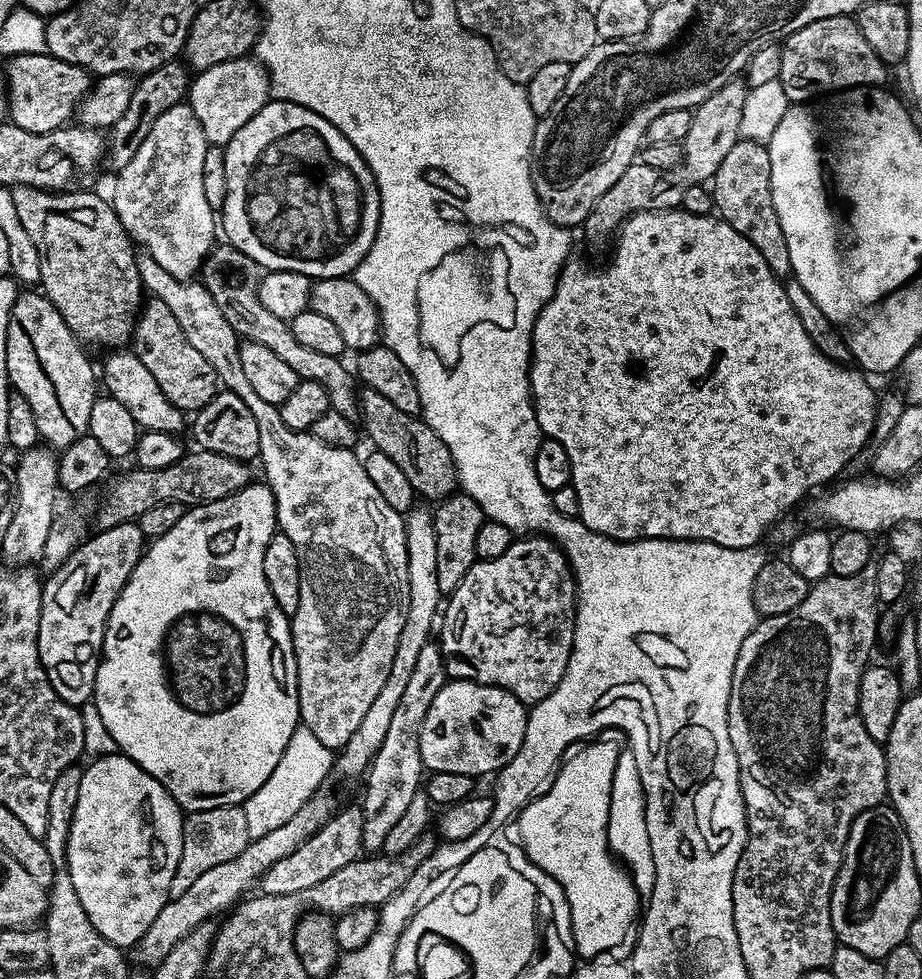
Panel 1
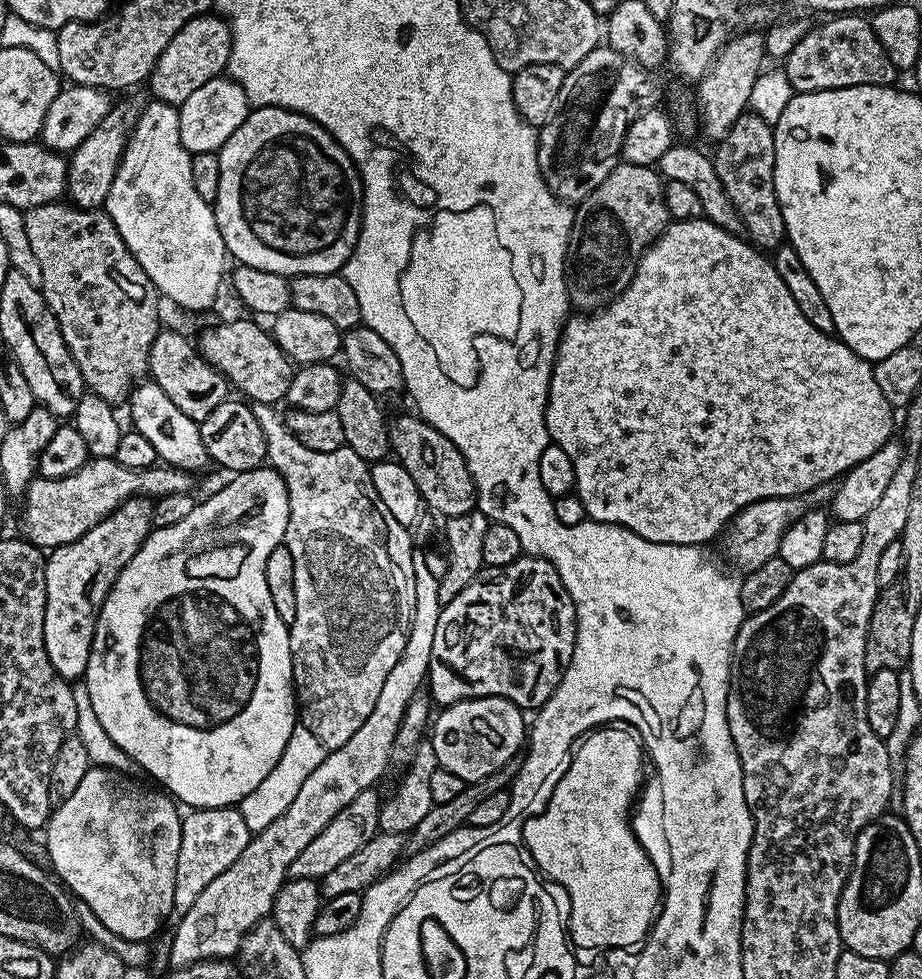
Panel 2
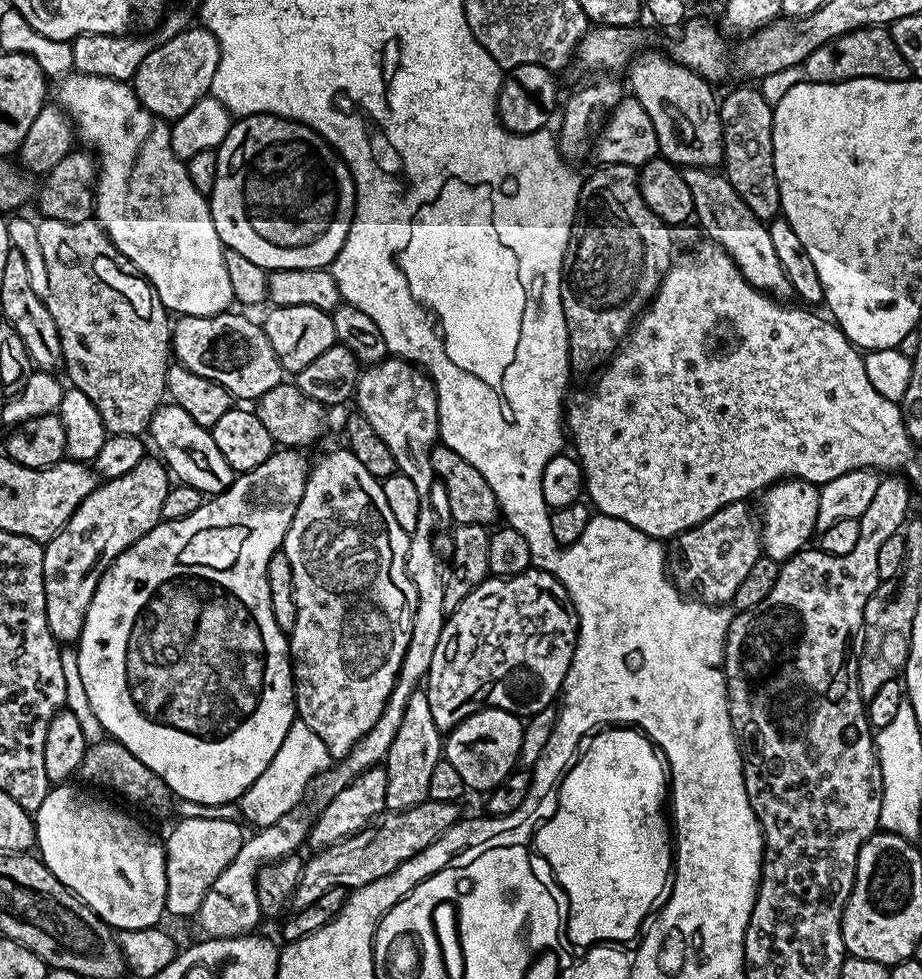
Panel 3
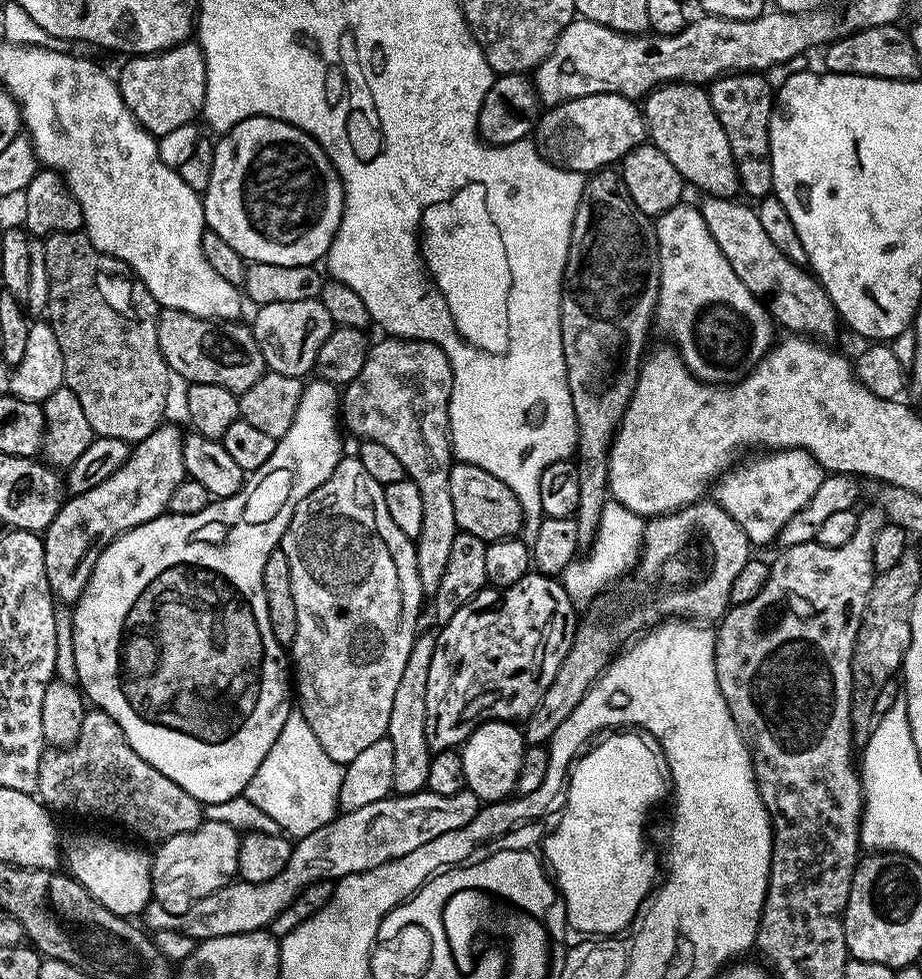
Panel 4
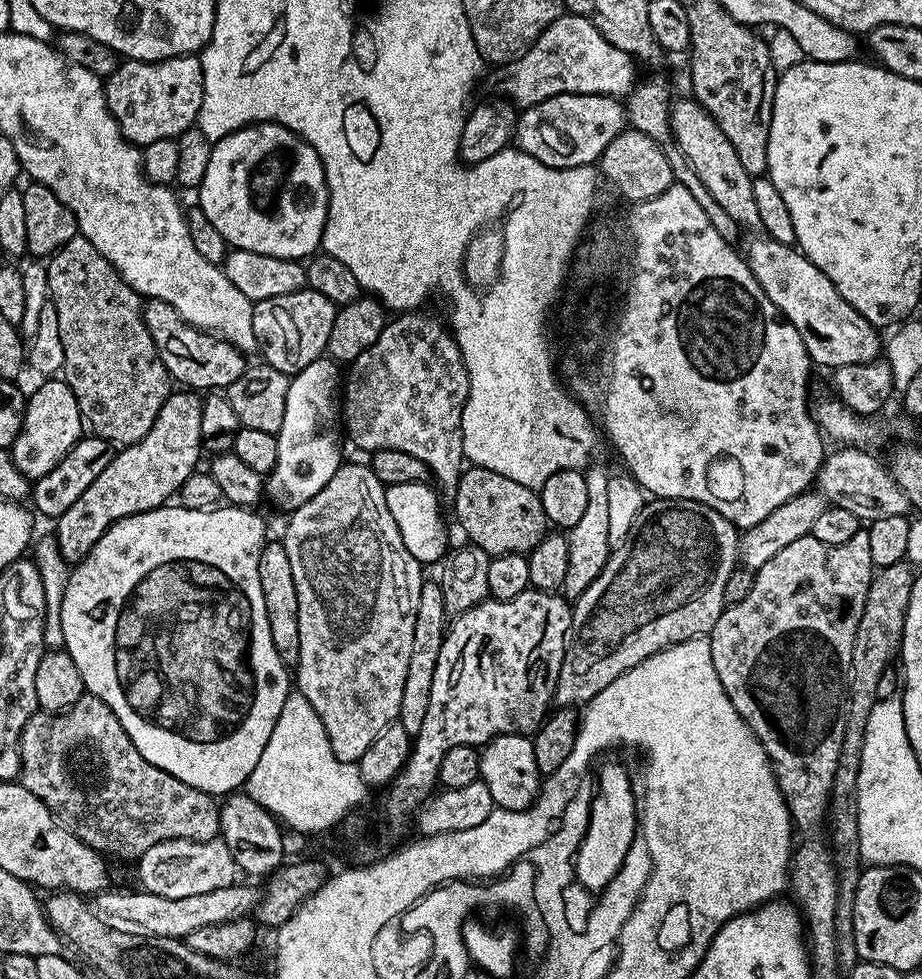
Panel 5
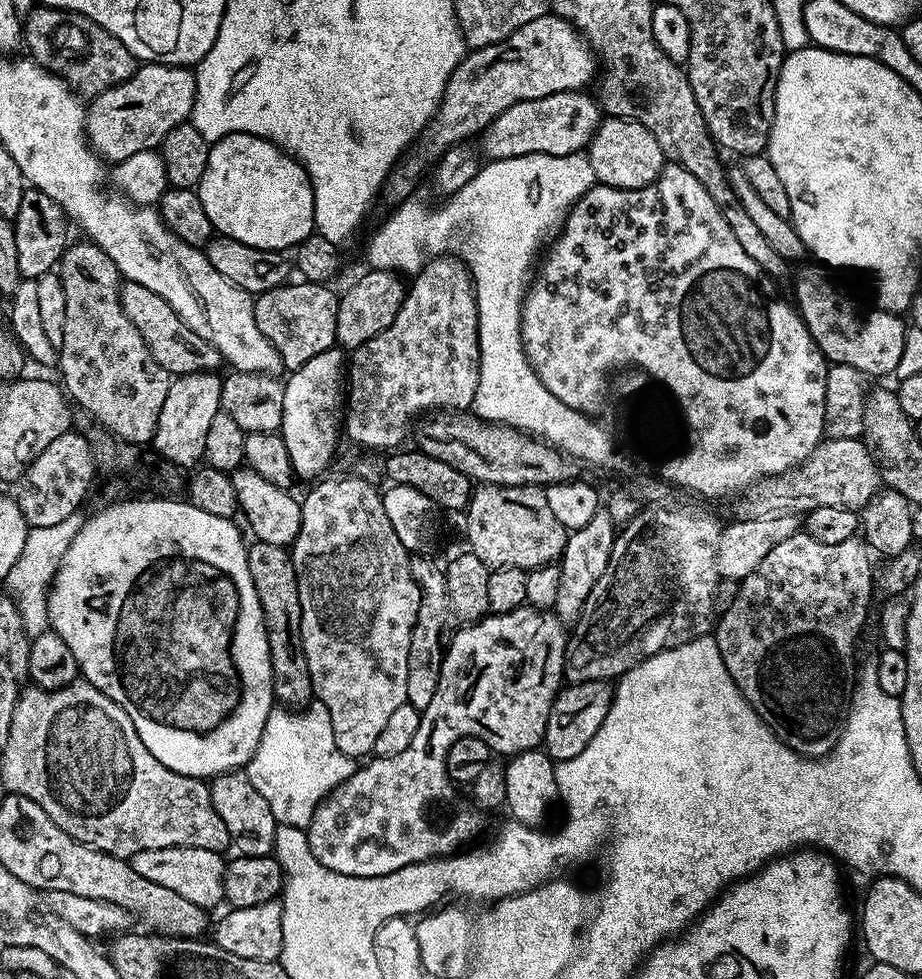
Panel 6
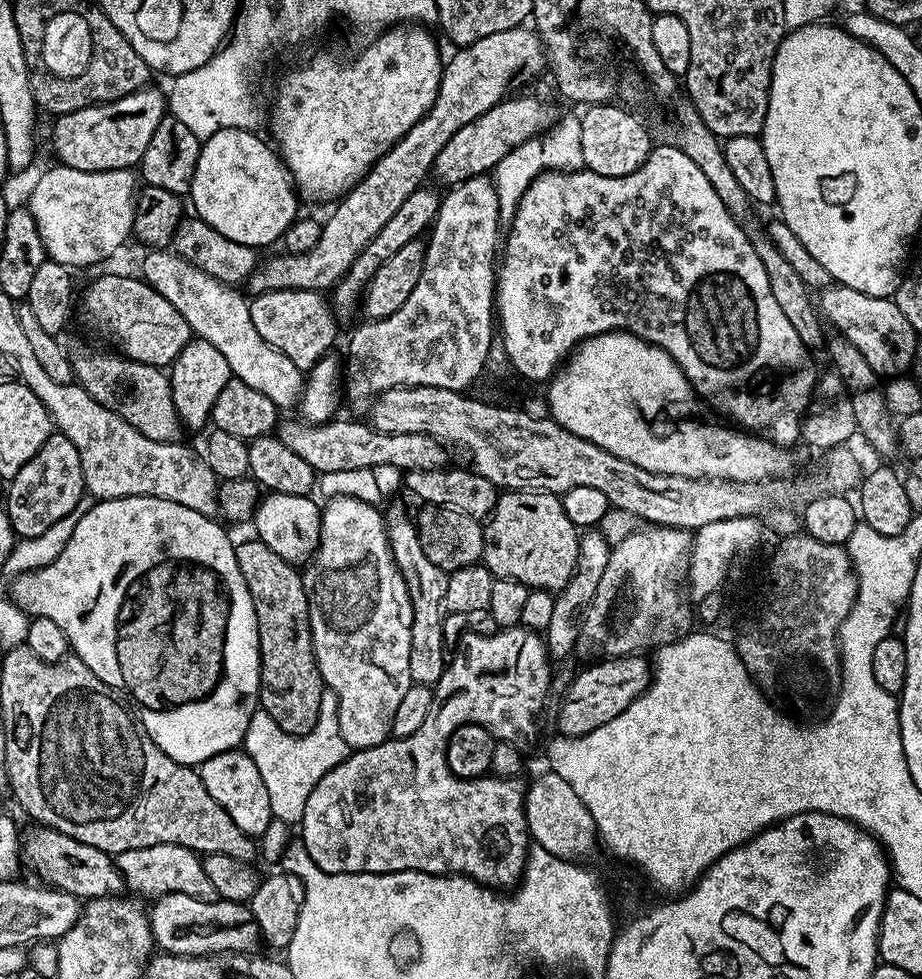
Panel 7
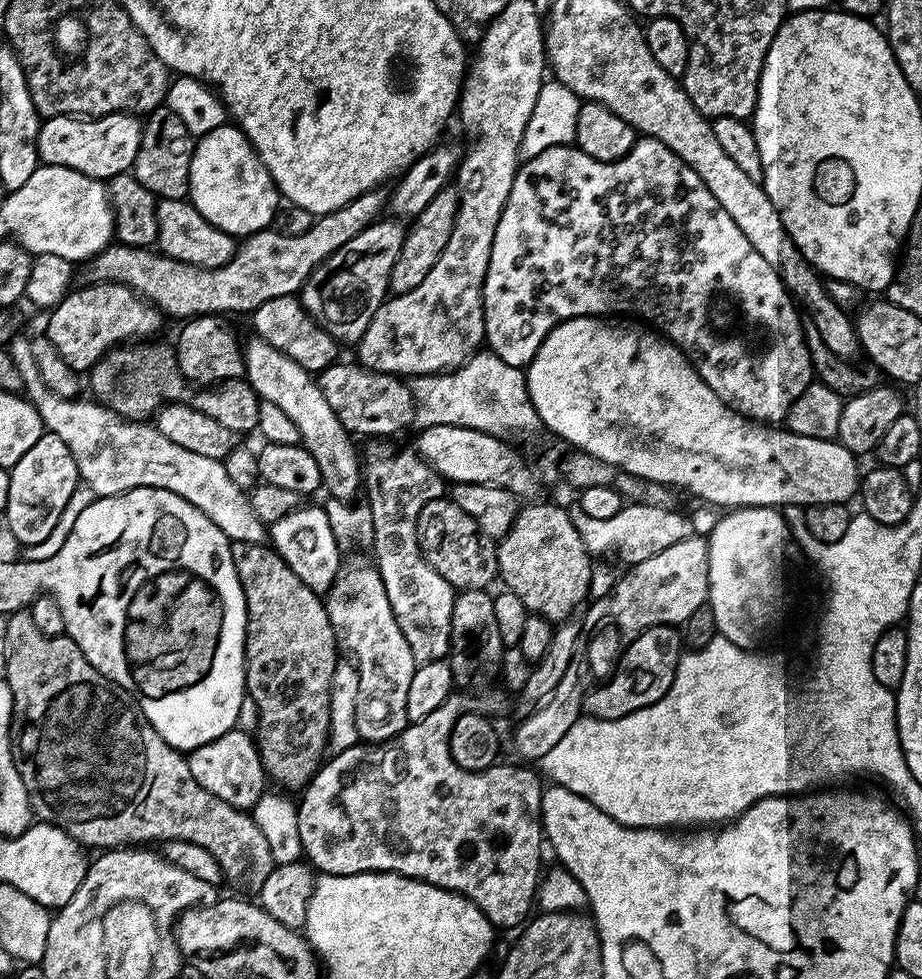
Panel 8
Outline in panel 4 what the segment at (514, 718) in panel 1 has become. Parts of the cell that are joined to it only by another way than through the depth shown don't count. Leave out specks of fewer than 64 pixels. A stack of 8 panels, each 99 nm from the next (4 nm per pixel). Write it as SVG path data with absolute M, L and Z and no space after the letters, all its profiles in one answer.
M485 720L458 748L466 788L481 802L508 800L516 790L525 747L524 733L515 723L507 720Z

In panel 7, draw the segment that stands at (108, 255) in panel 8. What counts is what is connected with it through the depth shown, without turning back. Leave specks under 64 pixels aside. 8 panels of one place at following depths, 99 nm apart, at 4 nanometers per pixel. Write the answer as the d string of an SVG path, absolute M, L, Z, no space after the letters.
M528 26L486 34L486 38L478 38L478 42L457 47L455 51L452 57L447 57L438 86L438 98L434 98L434 106L430 106L428 115L392 145L354 188L344 193L333 207L337 208L329 214L328 221L323 221L318 246L314 246L314 250L306 250L297 256L272 256L257 263L246 281L247 291L252 296L291 288L311 292L331 289L348 273L350 266L354 266L358 254L366 250L374 234L378 234L378 230L398 214L402 202L406 202L406 198L427 181L424 179L432 172L438 150L442 150L442 146L446 146L462 126L474 122L474 118L482 118L486 110L502 103L513 91L515 80L536 76L546 68L544 44Z

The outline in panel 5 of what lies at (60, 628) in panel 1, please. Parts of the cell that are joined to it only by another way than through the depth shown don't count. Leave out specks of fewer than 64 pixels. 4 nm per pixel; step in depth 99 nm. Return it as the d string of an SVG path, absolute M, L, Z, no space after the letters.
M173 391L158 410L154 426L137 444L121 447L113 455L110 466L90 482L90 486L55 521L54 535L65 563L75 566L88 557L94 542L106 534L114 522L146 510L165 507L179 493L182 482L197 471L202 457L202 399L195 391Z

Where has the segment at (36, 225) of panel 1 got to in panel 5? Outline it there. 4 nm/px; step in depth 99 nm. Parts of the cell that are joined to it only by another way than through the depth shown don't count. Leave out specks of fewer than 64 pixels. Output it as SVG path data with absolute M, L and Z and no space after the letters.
M79 234L74 238L70 238L70 242L62 245L47 261L46 267L48 269L48 294L50 302L54 306L54 310L58 310L58 338L62 338L62 354L64 355L62 379L70 386L70 390L74 390L74 398L78 398L81 416L84 417L87 427L95 435L101 436L113 445L127 446L129 444L137 444L142 438L146 438L150 426L154 426L154 418L158 418L158 410L162 410L166 398L170 395L170 387L168 388L170 377L166 366L162 362L162 358L158 354L154 338L144 321L144 304L142 303L140 293L135 292L118 274L118 270L114 265L85 236Z

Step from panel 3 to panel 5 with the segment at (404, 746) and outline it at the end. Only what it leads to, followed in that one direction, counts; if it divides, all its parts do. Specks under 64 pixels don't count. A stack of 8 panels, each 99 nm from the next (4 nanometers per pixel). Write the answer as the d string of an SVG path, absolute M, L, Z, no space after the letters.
M426 582L420 591L418 614L414 622L414 646L410 646L410 662L406 665L406 686L402 686L402 700L398 722L414 738L418 730L422 730L422 721L426 718L426 706L430 706L430 686L434 682L434 666L438 666L438 654L442 650L442 642L446 635L446 613L442 602L442 590L439 583Z

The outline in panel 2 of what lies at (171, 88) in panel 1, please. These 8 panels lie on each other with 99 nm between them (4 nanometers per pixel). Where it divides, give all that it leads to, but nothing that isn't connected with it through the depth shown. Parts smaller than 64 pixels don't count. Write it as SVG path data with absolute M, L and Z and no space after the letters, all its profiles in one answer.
M124 94L117 99L114 106L94 126L90 138L82 142L67 157L68 161L68 186L66 196L77 208L103 209L106 198L110 194L110 186L114 186L114 178L118 174L118 166L122 162L122 154L128 145L128 137L131 136L138 118L144 113L145 97L132 96L136 94Z

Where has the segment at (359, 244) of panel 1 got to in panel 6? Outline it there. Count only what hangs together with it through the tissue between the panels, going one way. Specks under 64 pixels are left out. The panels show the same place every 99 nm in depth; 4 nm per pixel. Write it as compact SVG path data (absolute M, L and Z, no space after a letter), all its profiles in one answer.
M235 132L215 141L208 149L206 170L200 179L198 191L202 207L205 208L213 229L220 236L246 242L246 246L254 246L258 250L284 252L295 249L307 236L313 235L316 227L314 194L306 170L283 148L260 136Z

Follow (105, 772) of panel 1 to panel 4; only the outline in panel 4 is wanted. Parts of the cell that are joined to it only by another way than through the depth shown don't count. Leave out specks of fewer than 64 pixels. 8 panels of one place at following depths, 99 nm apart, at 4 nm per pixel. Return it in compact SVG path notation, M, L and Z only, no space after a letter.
M80 832L63 841L62 860L67 875L78 881L98 903L114 914L125 918L139 917L153 899L152 861L149 853L144 853L140 848L127 848L108 836Z

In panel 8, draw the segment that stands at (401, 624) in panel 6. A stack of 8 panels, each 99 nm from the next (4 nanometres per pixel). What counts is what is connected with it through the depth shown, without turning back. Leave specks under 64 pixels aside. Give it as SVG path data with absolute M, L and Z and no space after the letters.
M352 556L348 560L347 557L323 601L339 647L352 655L349 656L351 663L358 670L358 706L354 710L354 722L361 741L379 742L394 738L409 725L406 694L417 662L394 618L380 571L371 559Z

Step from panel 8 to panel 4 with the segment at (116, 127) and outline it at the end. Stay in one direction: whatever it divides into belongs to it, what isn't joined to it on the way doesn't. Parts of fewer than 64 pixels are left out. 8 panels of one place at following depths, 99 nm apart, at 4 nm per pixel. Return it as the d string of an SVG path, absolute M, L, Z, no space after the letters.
M185 42L168 48L165 52L150 52L136 54L124 64L124 69L118 75L120 93L134 118L146 131L159 138L170 134L170 130L178 130L178 126L193 123L204 111L204 95L206 94L206 62L200 50L199 43Z

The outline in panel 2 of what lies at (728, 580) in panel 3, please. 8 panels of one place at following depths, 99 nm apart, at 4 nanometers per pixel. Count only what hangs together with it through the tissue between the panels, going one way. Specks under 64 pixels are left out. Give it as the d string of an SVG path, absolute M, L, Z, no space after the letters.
M835 483L823 484L809 492L803 492L800 496L779 496L778 498L766 498L746 506L737 516L732 518L723 533L722 541L728 547L728 552L736 556L736 564L741 568L741 573L747 574L758 570L762 562L770 562L770 558L780 555L782 538L789 524L802 518L808 512L815 512L831 505L836 497L837 485Z

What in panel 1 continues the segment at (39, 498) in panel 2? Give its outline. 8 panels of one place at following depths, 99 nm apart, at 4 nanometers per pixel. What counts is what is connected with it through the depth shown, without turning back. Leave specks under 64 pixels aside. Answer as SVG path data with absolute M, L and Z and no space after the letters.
M203 450L189 451L174 466L162 466L162 470L146 470L133 467L132 472L124 472L104 492L104 505L96 512L97 529L130 524L139 521L146 510L158 506L158 502L178 502L185 506L209 504L226 498L248 484L254 476L247 463L222 454Z

